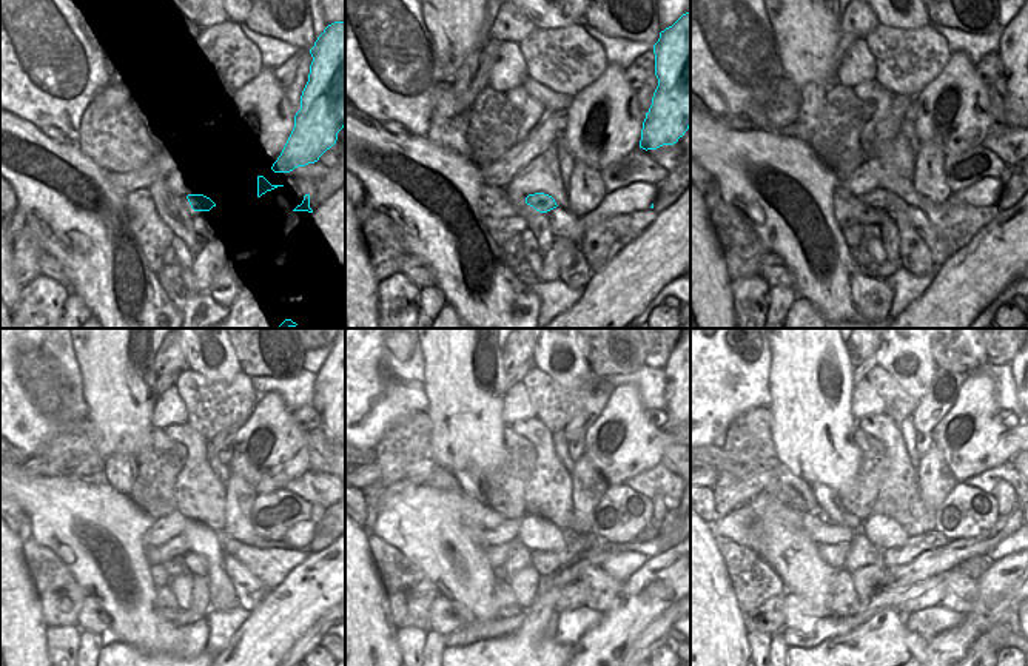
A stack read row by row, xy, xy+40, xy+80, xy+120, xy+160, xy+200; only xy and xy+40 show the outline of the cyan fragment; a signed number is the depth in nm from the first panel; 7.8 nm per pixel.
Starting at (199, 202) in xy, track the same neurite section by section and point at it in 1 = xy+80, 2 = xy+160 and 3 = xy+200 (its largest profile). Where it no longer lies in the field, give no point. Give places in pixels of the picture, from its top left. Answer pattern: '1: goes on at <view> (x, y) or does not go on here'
1: goes on at xy+80 (879, 198)
2: goes on at xy+160 (497, 555)
3: goes on at xy+200 (836, 554)

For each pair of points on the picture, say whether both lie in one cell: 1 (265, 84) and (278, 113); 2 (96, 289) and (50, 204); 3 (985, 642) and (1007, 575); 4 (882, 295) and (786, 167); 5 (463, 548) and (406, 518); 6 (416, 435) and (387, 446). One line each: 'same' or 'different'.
1: same
2: same
3: different
4: same
5: same
6: same

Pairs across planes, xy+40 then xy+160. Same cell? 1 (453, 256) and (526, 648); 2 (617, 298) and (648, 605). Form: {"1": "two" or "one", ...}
{"1": "two", "2": "one"}

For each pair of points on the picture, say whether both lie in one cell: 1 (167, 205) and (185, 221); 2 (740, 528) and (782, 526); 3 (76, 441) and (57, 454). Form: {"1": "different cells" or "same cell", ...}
{"1": "same cell", "2": "same cell", "3": "same cell"}

